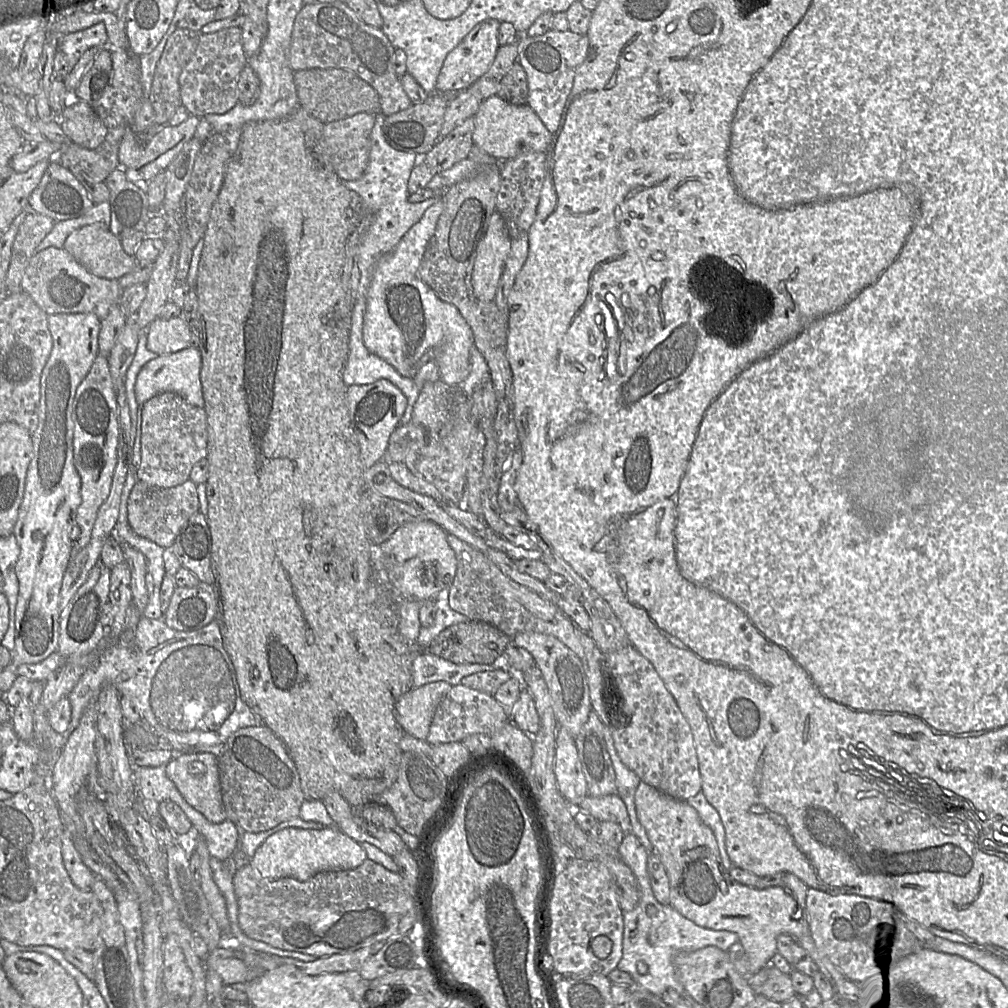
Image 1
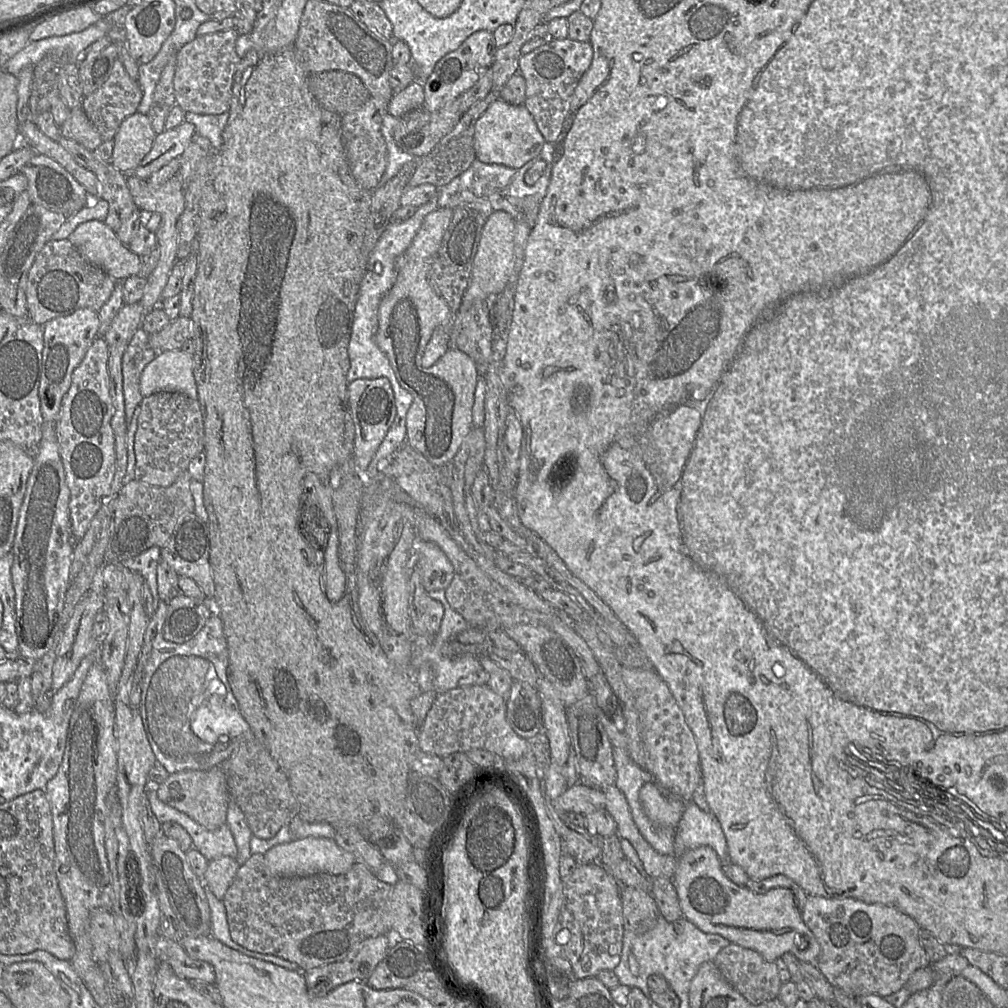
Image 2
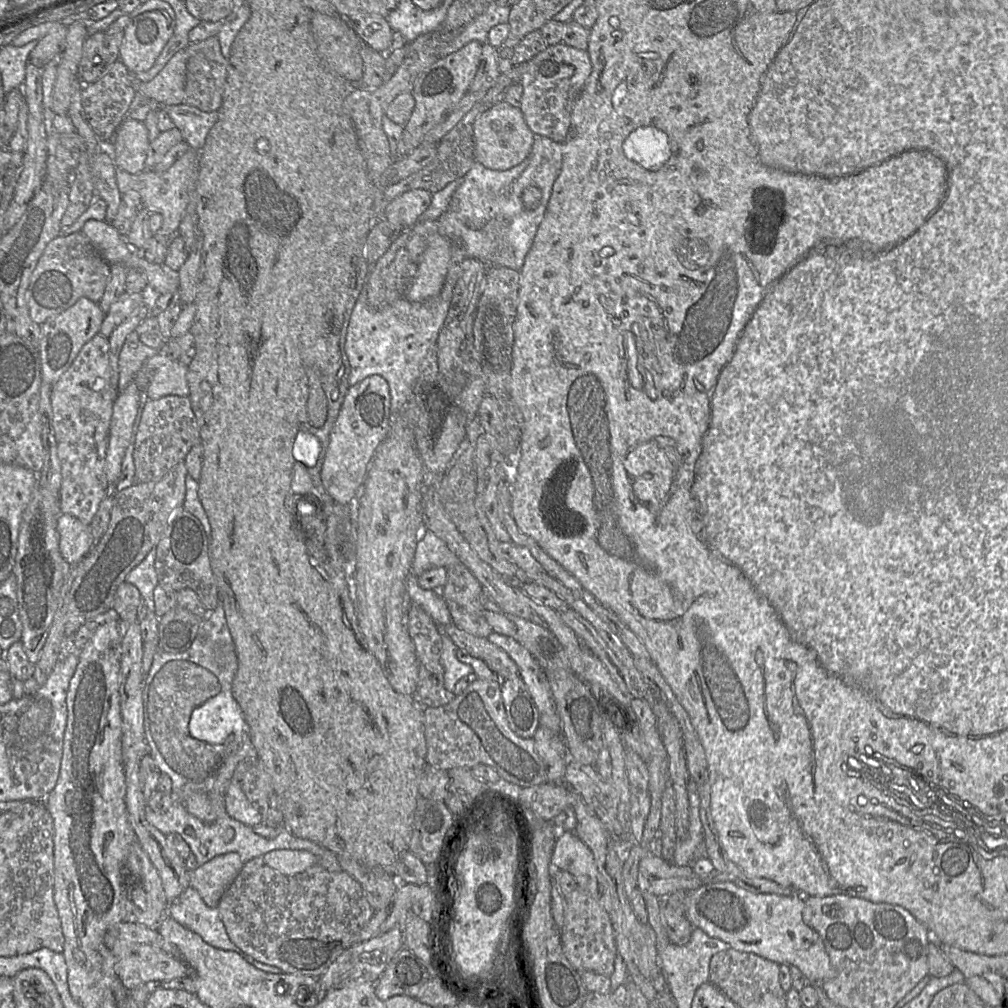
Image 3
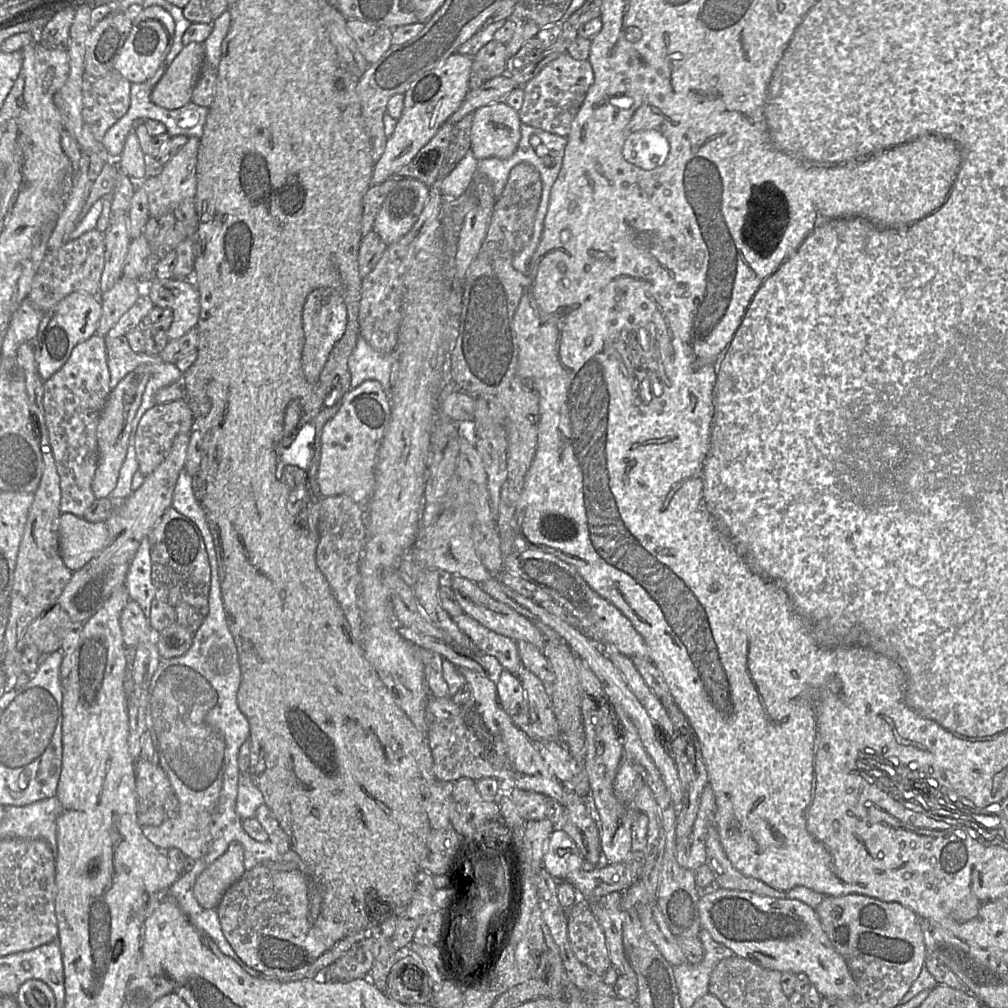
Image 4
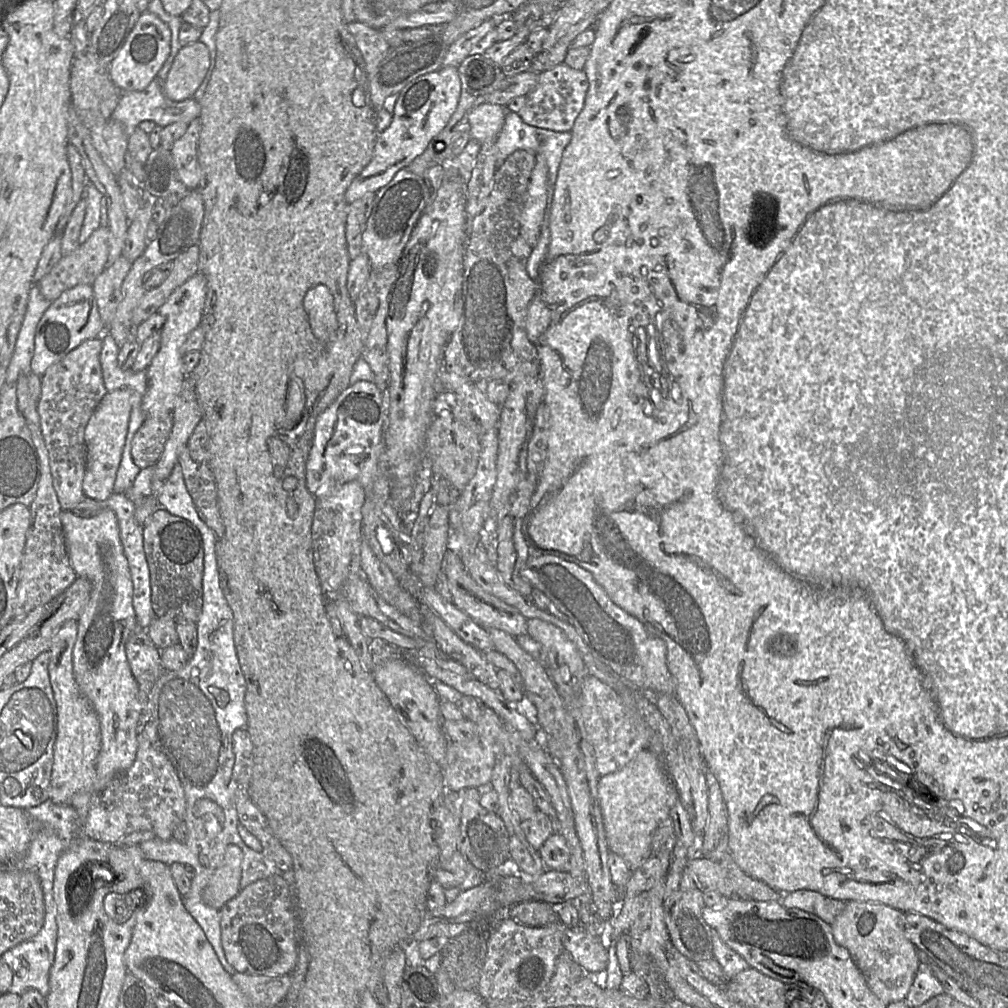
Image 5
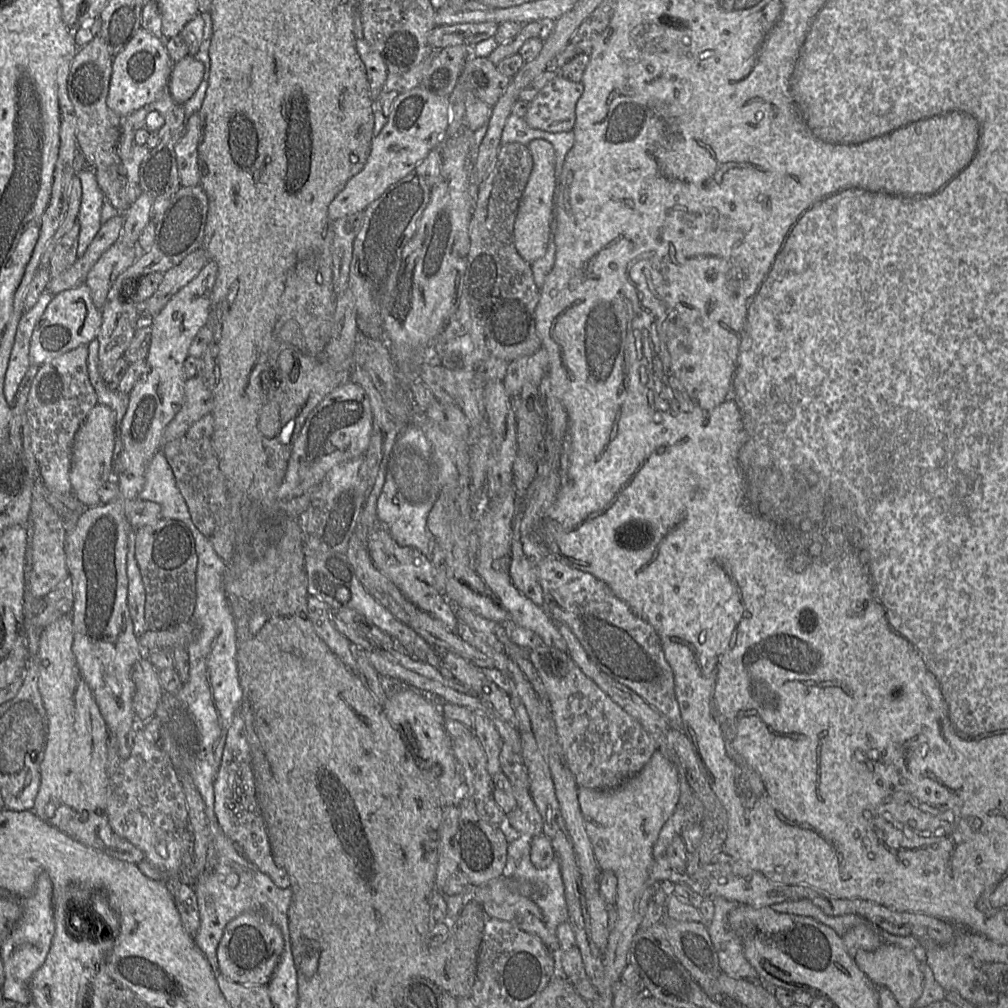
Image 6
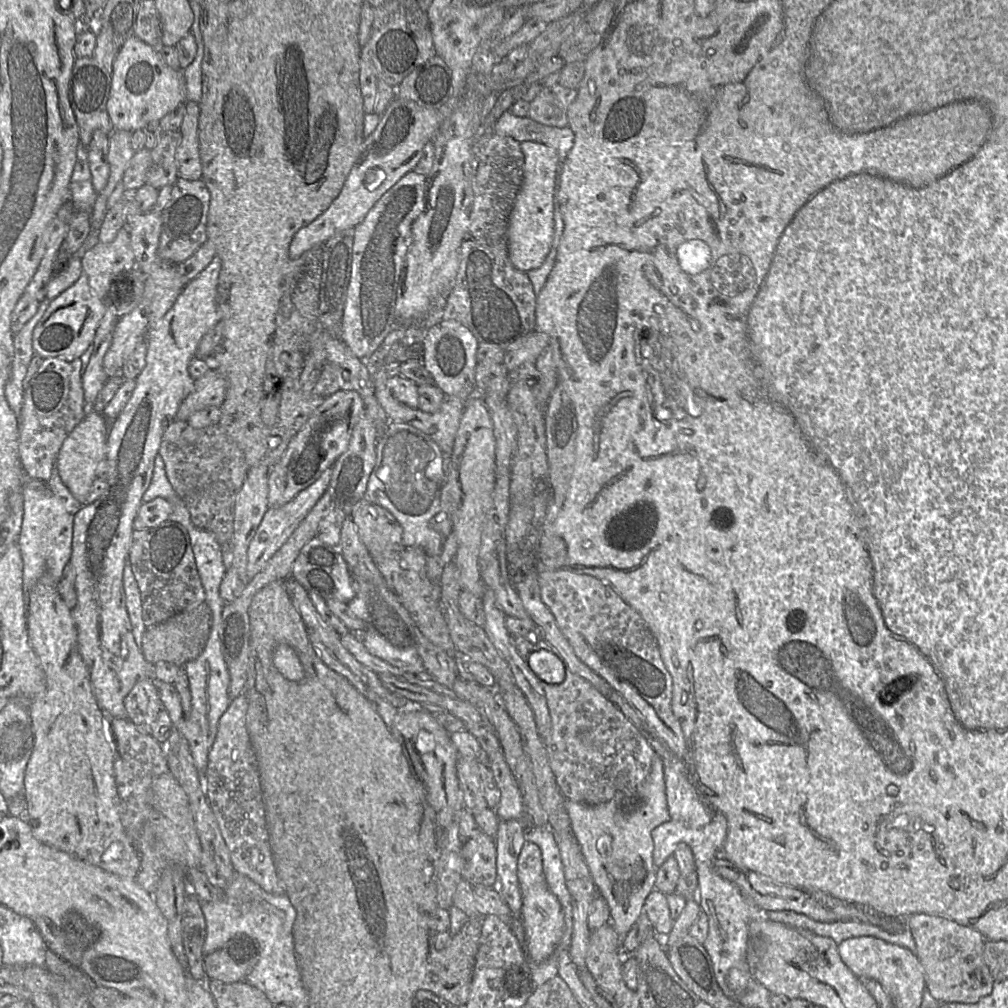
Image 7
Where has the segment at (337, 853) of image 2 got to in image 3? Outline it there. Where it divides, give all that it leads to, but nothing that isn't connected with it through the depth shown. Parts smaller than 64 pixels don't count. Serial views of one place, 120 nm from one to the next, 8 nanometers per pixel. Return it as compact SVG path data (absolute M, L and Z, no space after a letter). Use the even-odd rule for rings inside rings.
M279 849L262 857L269 867L283 875L295 875L319 864L317 857L305 850Z

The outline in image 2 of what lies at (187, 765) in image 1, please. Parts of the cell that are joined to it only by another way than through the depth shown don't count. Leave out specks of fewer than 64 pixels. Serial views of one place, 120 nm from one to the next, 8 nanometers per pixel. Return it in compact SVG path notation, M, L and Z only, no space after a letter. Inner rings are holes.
M220 765L208 770L183 770L169 774L165 781L157 786L156 792L162 802L187 814L207 830L215 830L226 823L230 799L226 777Z

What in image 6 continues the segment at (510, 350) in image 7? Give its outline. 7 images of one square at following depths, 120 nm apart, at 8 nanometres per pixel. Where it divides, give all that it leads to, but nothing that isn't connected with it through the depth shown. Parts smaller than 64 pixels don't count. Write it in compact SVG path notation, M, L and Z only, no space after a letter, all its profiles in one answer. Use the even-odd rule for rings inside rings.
M541 347L532 355L515 359L508 363L507 372L503 380L508 395L515 399L520 395L526 383L538 386L542 378L548 374L548 354Z

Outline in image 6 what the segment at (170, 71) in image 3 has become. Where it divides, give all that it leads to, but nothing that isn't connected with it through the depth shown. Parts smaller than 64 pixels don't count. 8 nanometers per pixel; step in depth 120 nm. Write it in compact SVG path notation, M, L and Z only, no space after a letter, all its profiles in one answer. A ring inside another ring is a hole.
M191 55L173 64L169 92L176 103L184 105L194 95L203 79L204 70L203 63Z

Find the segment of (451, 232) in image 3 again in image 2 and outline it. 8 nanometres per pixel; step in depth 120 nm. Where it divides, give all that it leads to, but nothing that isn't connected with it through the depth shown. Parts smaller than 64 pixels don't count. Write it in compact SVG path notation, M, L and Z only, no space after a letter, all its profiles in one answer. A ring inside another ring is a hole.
M546 141L539 153L546 159L544 173L531 185L525 181L525 174L530 170L528 162L522 167L512 168L500 164L486 164L475 158L466 171L438 188L438 207L454 209L464 206L478 211L485 218L494 211L502 210L509 213L514 220L523 220L532 228L550 183L554 151L555 144Z

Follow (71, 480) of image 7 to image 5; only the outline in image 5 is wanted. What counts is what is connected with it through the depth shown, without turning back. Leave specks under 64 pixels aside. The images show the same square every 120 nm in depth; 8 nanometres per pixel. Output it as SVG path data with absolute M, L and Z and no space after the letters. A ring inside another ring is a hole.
M120 388L106 393L91 416L84 434L87 464L82 489L86 498L106 502L114 493L114 483L128 432L130 413L131 391Z

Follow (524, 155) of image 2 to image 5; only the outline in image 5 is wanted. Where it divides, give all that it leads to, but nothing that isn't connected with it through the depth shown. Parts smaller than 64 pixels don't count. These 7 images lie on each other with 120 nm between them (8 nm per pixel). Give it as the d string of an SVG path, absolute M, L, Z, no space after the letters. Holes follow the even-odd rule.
M481 103L468 116L468 130L480 144L496 141L503 128L507 108L498 104Z

